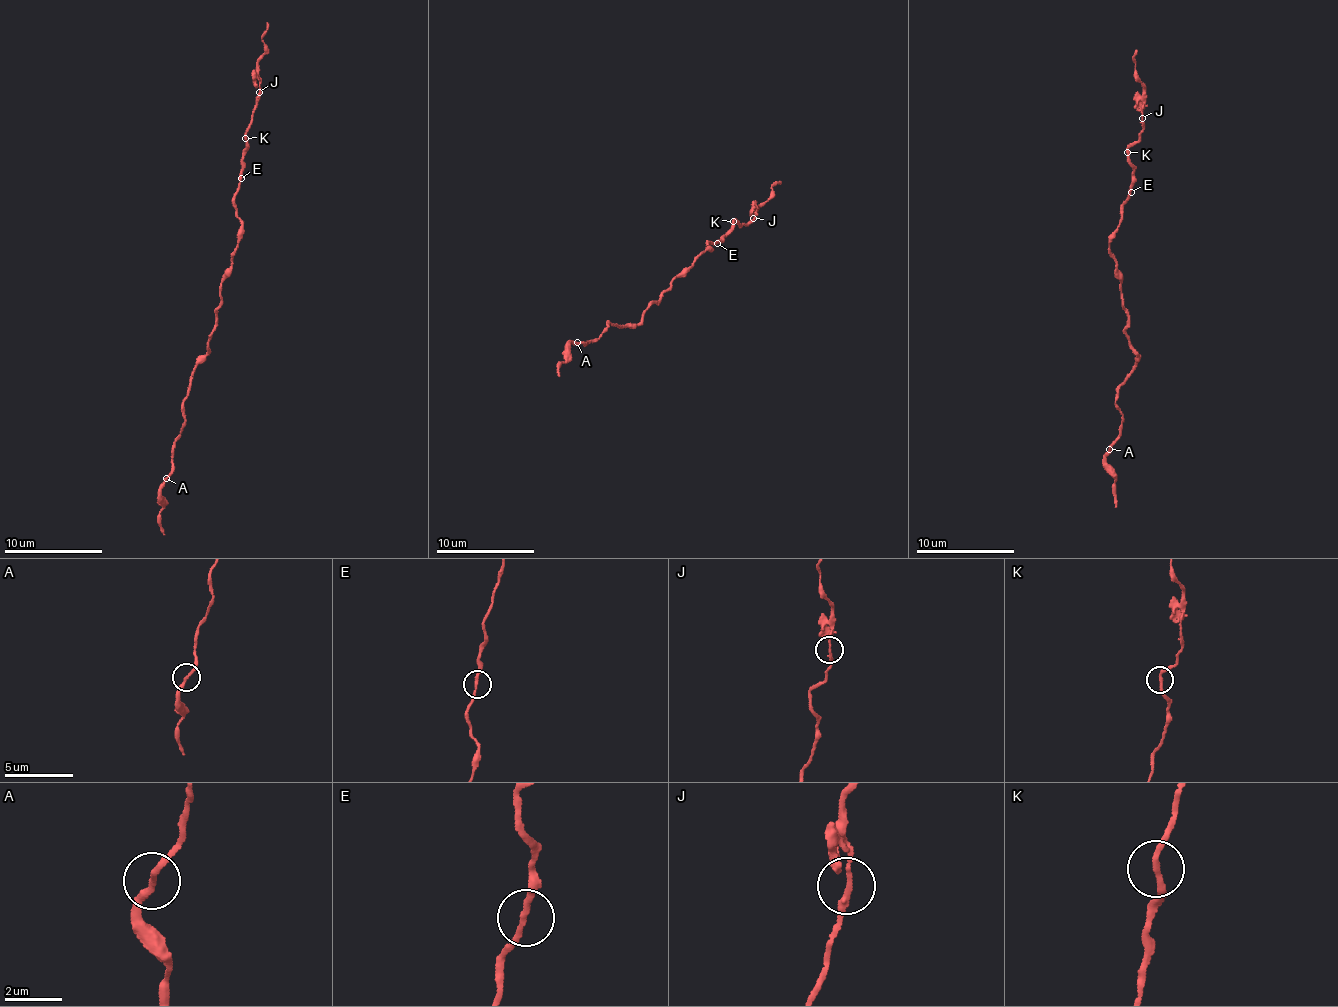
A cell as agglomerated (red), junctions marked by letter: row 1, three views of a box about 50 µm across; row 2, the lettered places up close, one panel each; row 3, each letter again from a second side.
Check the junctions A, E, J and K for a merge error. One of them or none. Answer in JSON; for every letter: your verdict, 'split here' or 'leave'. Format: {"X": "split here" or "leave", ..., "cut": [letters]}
{"A": "leave", "E": "leave", "J": "leave", "K": "leave", "cut": []}

